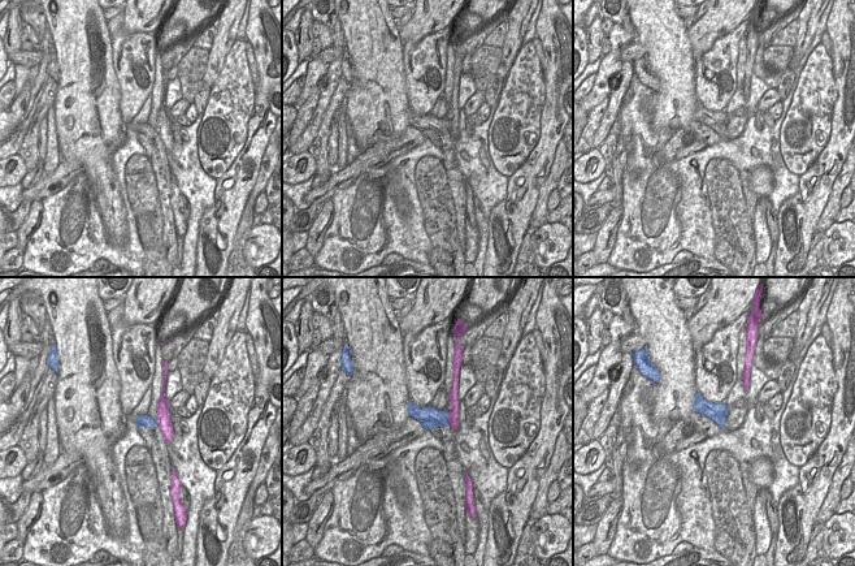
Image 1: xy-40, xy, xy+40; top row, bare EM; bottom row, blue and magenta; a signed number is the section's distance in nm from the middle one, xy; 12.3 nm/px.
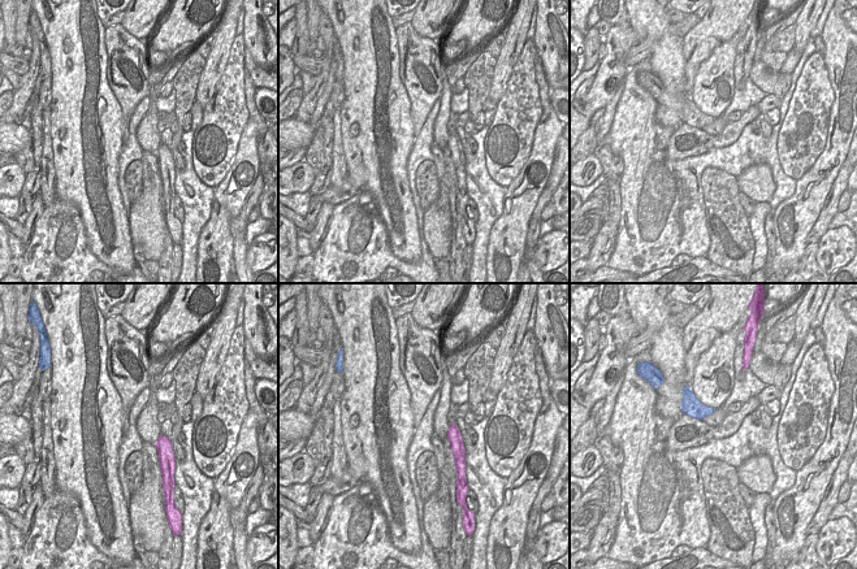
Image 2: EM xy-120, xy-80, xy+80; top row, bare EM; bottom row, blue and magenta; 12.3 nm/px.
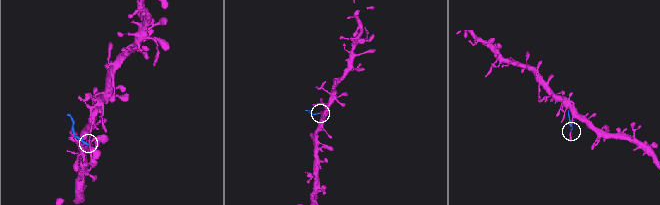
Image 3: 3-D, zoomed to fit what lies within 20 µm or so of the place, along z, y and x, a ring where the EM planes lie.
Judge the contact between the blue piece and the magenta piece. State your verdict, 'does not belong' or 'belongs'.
does not belong

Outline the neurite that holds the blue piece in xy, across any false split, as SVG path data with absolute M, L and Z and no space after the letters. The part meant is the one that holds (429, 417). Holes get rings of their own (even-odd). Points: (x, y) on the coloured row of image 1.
M411 399L408 401L409 416L417 419L428 431L434 429L435 425L440 427L440 440L443 442L442 455L447 466L448 479L452 487L455 505L456 505L456 522L460 537L465 541L465 471L459 462L455 450L455 431L448 422L448 412L429 406L416 406Z

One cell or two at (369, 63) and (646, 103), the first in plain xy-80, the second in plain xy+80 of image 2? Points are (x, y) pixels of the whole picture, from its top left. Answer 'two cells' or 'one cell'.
two cells

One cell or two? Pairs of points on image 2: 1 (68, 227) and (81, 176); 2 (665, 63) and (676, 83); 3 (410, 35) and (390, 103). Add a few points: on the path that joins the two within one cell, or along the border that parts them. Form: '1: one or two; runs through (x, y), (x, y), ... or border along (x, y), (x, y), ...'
1: two; border along (57, 199), (70, 202), (77, 208), (85, 233)
2: one; runs through (669, 68), (672, 78)
3: two; border along (397, 43), (398, 77), (411, 101)

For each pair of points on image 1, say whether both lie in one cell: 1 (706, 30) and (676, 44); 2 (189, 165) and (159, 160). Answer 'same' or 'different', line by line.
1: different
2: different

